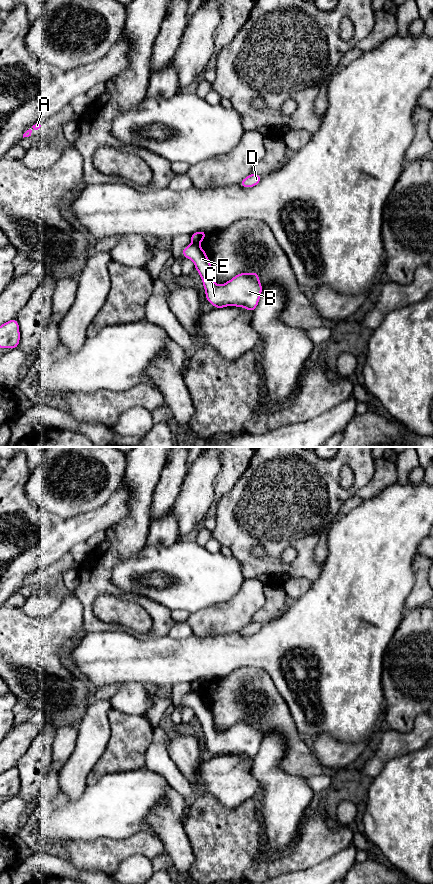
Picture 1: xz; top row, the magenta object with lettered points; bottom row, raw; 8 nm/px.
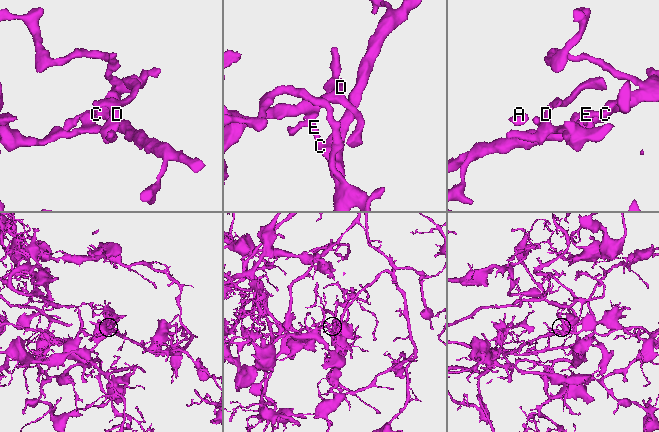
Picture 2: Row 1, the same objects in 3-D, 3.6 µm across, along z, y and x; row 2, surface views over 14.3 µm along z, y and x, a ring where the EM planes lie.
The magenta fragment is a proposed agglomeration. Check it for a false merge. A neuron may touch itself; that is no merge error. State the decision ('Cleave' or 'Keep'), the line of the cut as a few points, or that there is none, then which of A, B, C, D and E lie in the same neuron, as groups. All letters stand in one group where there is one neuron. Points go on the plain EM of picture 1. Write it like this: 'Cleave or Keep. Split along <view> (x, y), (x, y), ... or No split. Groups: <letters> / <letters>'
Cleave. Split along xz (192, 690), (197, 692). Groups: A D / B C E

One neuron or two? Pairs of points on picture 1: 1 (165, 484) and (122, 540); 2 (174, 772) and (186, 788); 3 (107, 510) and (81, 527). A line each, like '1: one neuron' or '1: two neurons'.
1: two neurons
2: one neuron
3: one neuron

